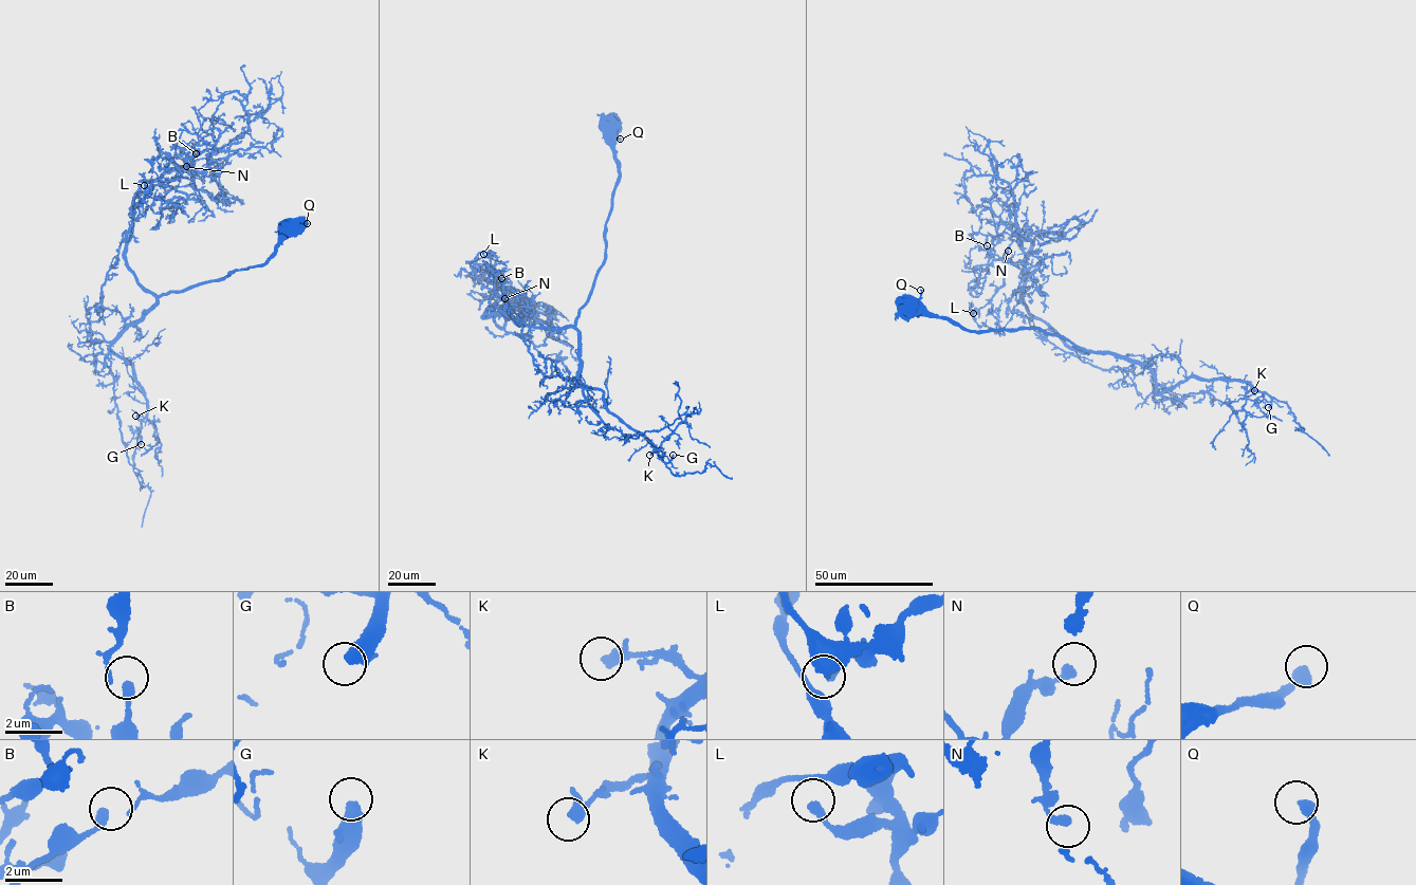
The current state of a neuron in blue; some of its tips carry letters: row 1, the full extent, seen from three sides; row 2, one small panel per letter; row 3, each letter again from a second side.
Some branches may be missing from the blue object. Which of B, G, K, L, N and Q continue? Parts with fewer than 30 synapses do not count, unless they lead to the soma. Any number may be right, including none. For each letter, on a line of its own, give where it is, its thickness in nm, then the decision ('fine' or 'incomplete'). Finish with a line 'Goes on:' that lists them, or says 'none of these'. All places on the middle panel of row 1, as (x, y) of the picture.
B: place (501, 278); calibre 200 nm; fine
G: place (673, 455); calibre 440 nm; incomplete
K: place (649, 455); calibre 300 nm; fine
L: place (483, 254); calibre 320 nm; fine
N: place (504, 298); calibre 300 nm; fine
Q: place (620, 139); calibre 400 nm; fine
Goes on: G

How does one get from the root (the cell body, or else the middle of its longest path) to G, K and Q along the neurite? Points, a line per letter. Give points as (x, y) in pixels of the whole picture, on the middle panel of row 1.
G: (612, 124), (619, 183), (605, 262), (576, 320), (577, 384), (602, 390), (613, 416), (661, 460), (673, 455)
K: (612, 124), (619, 183), (605, 262), (576, 320), (577, 384), (602, 390), (613, 416), (657, 449), (649, 455)
Q: (612, 124), (615, 124), (620, 139)

